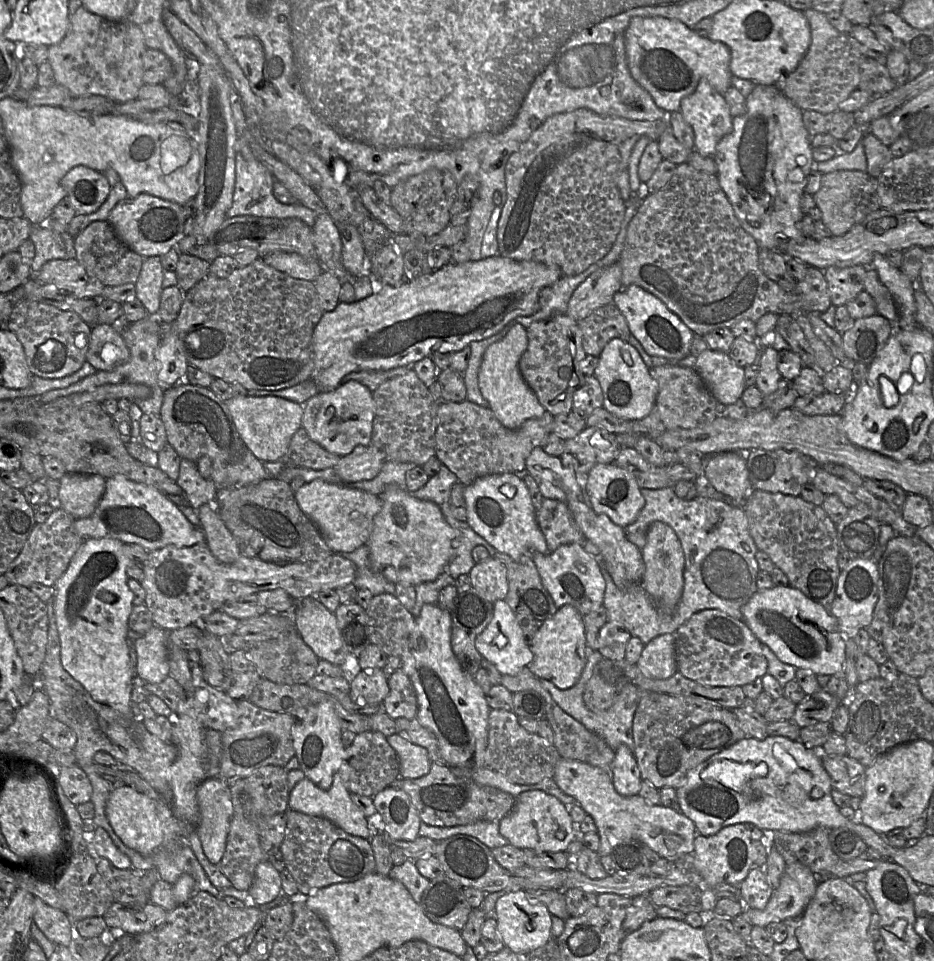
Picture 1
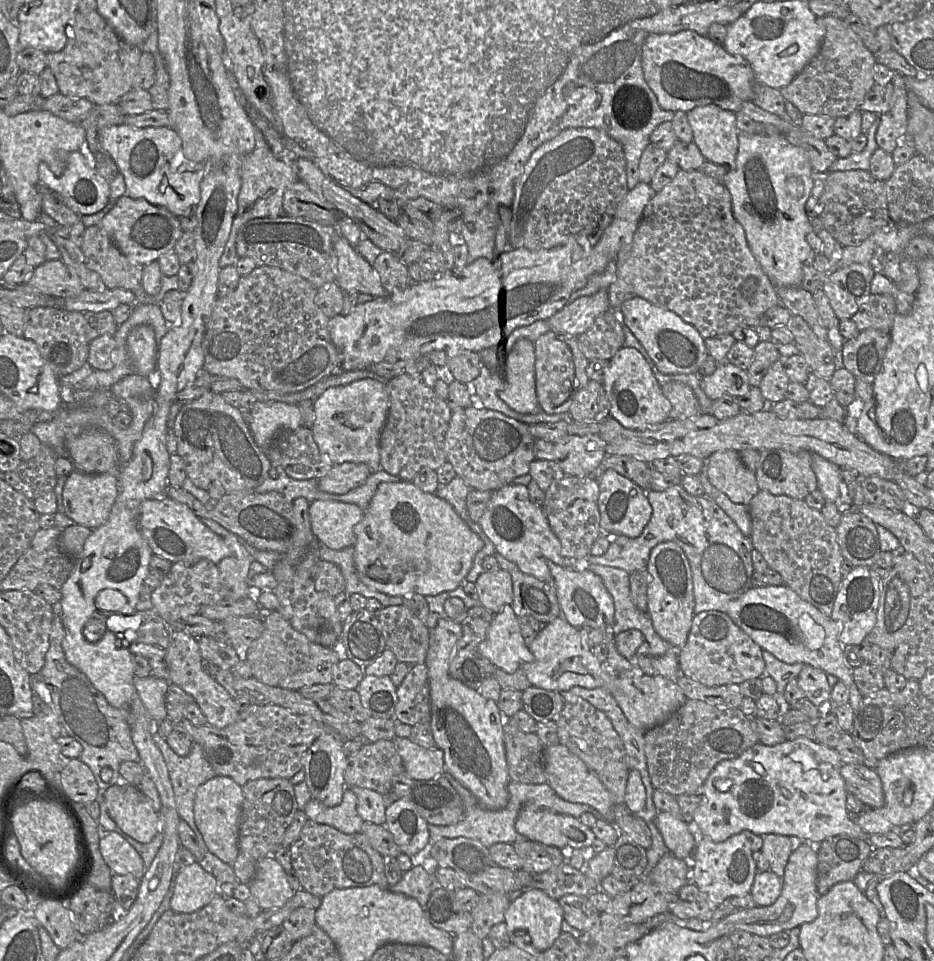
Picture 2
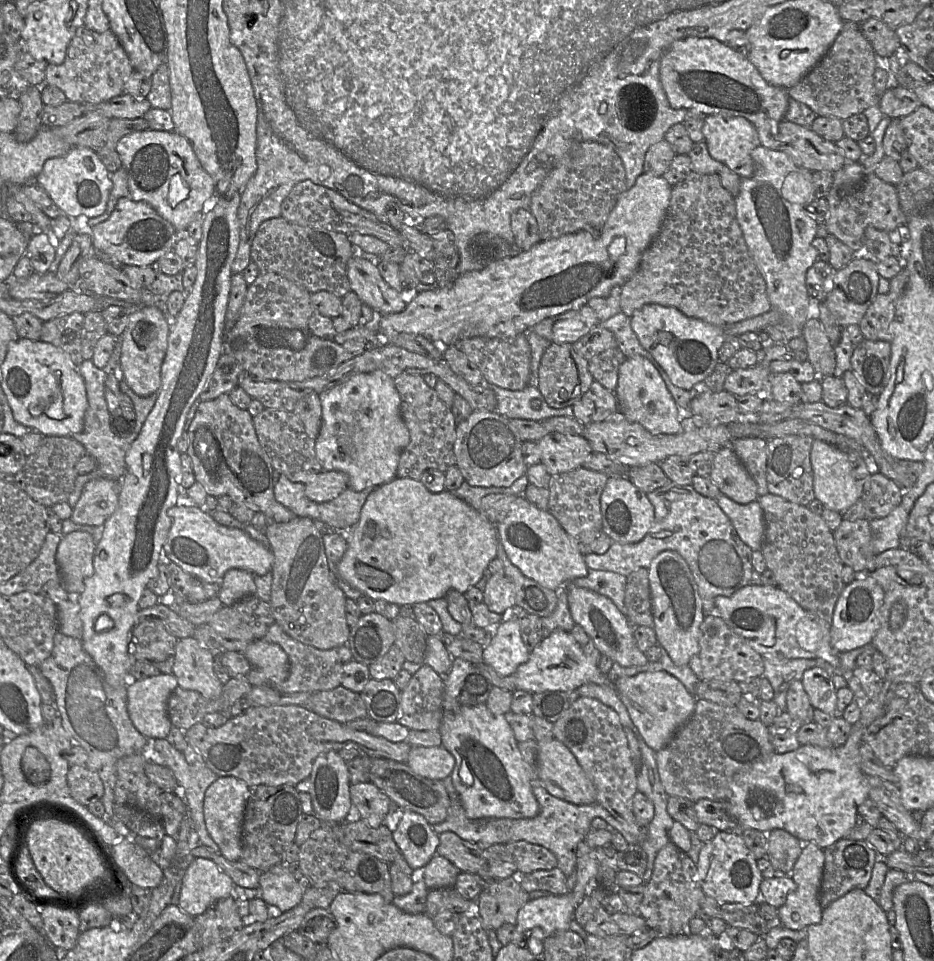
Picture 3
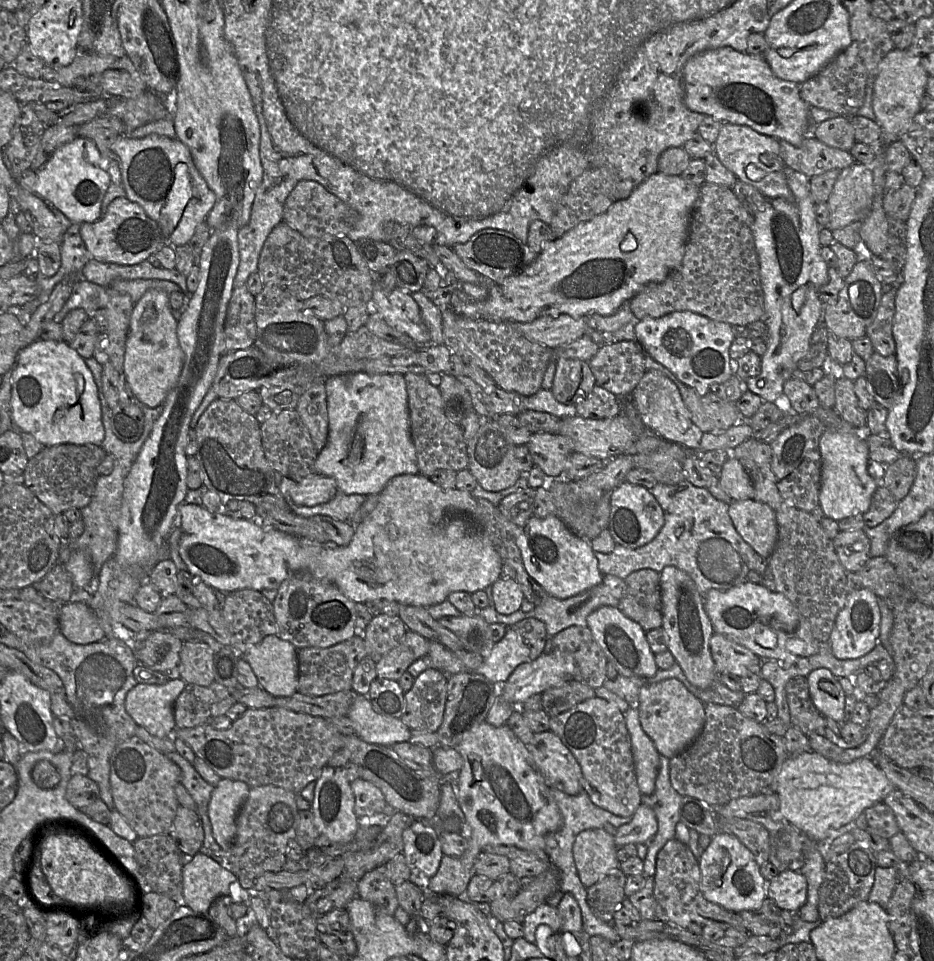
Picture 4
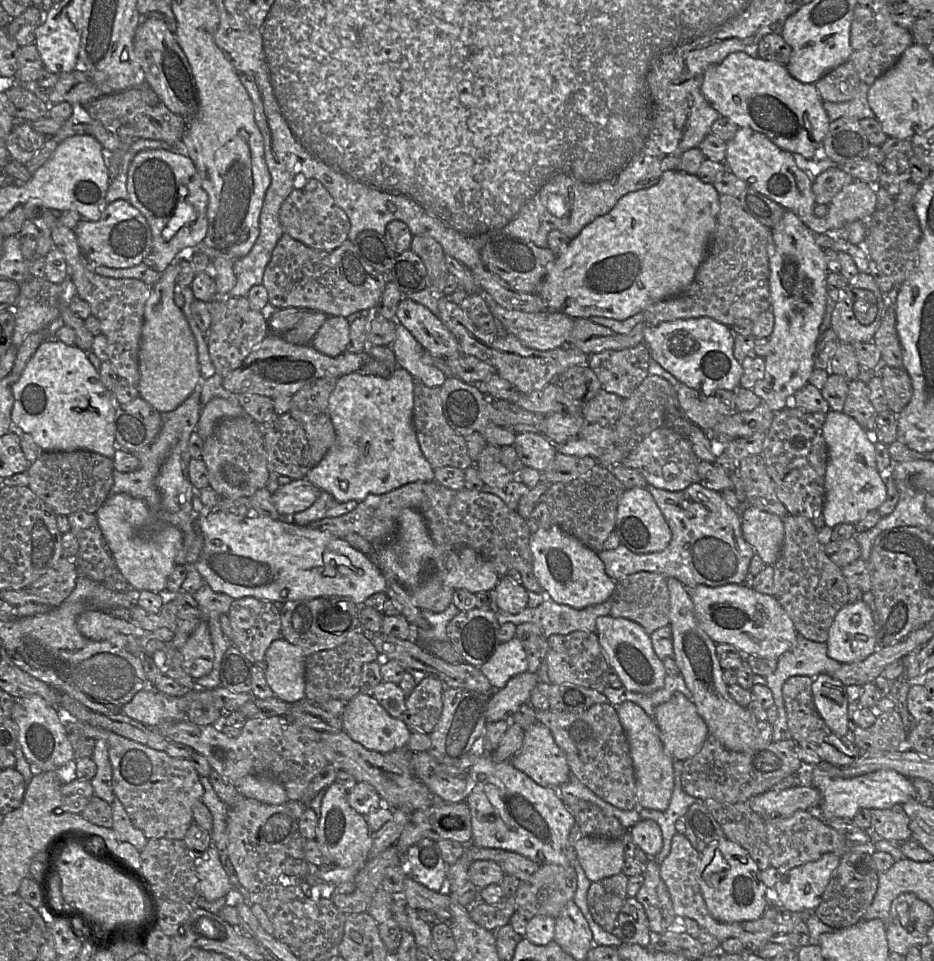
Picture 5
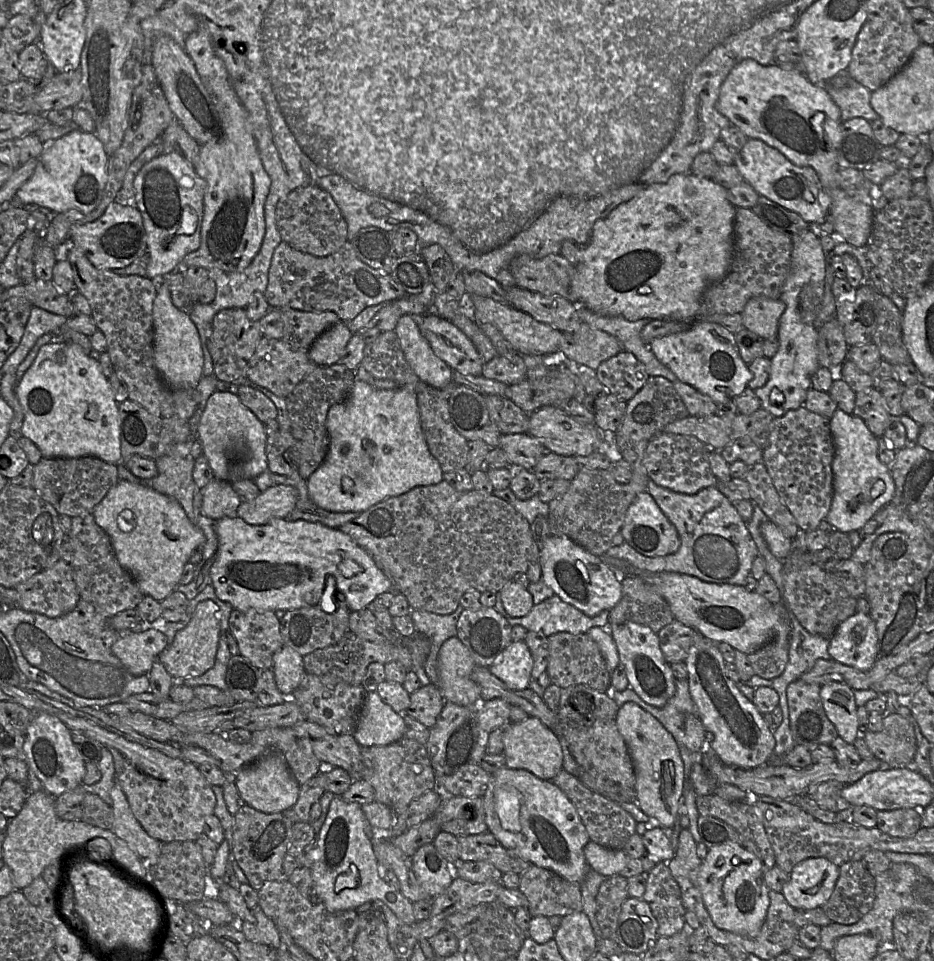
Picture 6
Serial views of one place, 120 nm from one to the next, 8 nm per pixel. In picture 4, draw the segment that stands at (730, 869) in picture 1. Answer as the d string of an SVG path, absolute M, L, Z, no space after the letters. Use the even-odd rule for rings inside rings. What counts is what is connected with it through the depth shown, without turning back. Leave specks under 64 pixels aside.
M719 831L712 836L698 861L701 892L706 900L735 913L761 908L765 899L765 879L751 851L736 837Z

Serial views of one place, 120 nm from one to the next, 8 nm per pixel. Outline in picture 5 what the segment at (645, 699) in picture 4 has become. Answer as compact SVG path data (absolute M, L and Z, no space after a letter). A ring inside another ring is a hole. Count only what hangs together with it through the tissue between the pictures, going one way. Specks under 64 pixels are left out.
M678 691L656 707L654 720L660 730L664 750L673 760L685 761L693 757L701 750L709 736L708 726L699 715L695 704Z

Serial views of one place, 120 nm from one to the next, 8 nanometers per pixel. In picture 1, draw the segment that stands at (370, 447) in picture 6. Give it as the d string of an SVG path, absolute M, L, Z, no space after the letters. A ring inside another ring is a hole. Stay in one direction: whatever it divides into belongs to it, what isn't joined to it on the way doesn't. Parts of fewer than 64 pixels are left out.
M357 381L340 384L331 392L319 392L303 405L304 413L301 427L310 439L328 452L340 457L353 451L358 445L371 444L375 402L373 392Z

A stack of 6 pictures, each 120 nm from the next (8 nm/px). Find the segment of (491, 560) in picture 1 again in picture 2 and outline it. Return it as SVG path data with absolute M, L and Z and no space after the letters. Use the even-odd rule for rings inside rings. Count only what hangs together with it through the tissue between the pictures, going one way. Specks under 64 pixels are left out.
M499 568L484 571L475 582L477 599L493 615L513 602L513 586L509 572Z

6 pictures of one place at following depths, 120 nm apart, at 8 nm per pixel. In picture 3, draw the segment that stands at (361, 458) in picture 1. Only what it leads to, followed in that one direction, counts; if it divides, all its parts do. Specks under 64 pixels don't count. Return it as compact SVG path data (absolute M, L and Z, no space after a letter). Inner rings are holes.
M322 471L305 486L308 499L323 503L338 497L348 488L348 476L341 471Z

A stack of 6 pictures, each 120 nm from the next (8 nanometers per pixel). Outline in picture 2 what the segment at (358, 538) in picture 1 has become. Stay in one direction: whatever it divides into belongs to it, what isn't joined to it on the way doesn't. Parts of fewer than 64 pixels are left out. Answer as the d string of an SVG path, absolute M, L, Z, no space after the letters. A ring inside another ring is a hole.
M315 500L309 503L309 516L314 535L321 544L333 550L354 546L355 527L362 520L364 510L355 504Z

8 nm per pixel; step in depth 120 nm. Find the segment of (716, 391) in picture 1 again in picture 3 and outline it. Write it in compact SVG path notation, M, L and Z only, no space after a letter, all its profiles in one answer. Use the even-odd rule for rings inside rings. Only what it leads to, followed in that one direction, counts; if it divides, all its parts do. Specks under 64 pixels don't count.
M761 364L747 369L734 369L725 379L724 391L736 397L756 395L768 385L770 374L767 366Z

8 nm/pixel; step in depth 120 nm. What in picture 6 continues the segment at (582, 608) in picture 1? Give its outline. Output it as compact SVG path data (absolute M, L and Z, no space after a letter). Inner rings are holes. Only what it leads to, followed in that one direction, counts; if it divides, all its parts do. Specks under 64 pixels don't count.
M634 622L609 625L608 631L617 646L620 664L625 667L629 687L647 704L663 707L675 693L676 679L663 656L658 635Z

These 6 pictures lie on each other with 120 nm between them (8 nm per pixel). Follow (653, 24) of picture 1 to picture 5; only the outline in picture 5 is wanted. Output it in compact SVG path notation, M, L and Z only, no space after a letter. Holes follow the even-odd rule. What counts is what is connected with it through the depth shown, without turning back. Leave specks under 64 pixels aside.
M733 52L720 63L708 67L703 75L701 92L709 105L720 116L728 118L739 128L751 128L764 134L780 149L813 159L821 153L821 144L830 120L823 108L823 101L814 84L804 84L787 71L786 67L773 61L752 57L745 52Z

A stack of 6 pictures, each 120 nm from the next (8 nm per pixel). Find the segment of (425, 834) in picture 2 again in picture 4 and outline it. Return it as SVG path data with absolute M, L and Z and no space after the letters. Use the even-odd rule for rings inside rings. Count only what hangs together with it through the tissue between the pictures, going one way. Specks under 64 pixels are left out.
M416 819L404 830L403 843L402 854L411 874L433 877L444 856L434 821Z

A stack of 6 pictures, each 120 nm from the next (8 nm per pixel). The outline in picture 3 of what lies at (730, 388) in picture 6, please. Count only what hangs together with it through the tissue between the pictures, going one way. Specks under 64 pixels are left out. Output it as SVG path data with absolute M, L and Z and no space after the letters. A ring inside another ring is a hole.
M646 304L634 311L631 327L641 345L661 365L670 381L685 390L703 382L719 362L719 351L728 336L747 332L762 332L771 325L781 325L782 316L776 309L731 325L715 326L700 319L688 317L674 307Z

